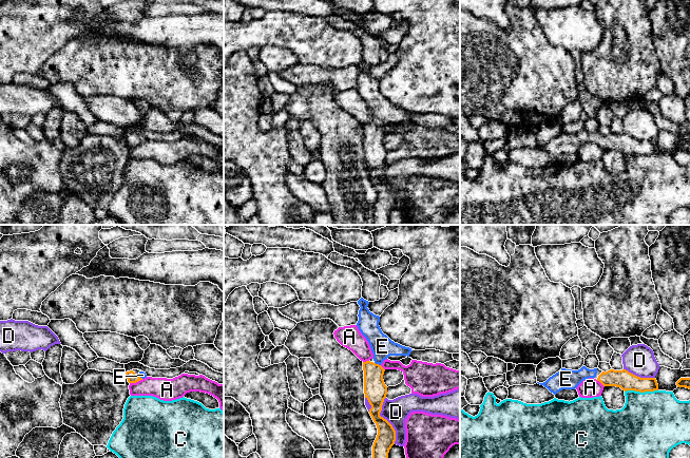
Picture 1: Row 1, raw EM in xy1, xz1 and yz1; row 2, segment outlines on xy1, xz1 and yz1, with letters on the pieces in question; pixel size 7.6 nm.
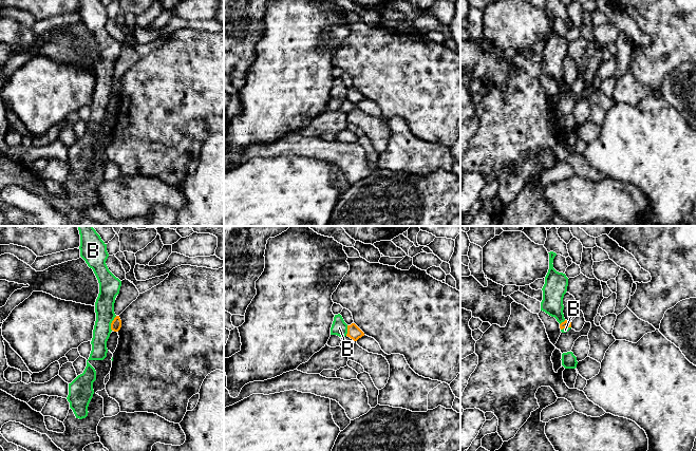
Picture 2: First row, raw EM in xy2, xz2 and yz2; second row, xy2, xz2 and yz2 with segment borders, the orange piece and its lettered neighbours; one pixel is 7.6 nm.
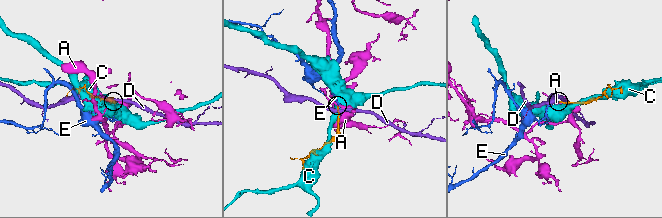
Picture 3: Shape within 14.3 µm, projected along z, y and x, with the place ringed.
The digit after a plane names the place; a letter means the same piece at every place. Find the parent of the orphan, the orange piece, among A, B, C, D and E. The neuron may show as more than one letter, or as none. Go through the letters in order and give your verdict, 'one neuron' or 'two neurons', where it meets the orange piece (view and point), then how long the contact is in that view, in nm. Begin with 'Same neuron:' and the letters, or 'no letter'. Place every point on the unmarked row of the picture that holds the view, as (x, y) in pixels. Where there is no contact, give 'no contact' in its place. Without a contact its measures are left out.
Same neuron: E
A: two neurons; contact xy1 (136, 145); length 110 nm
B: two neurons; contact xy2 (111, 87); length 120 nm
C: two neurons; contact yz1 (640, 155); length 260 nm
D: two neurons; contact xz1 (386, 184); length 360 nm
E: one neuron; contact xz1 (378, 128); length 50 nm

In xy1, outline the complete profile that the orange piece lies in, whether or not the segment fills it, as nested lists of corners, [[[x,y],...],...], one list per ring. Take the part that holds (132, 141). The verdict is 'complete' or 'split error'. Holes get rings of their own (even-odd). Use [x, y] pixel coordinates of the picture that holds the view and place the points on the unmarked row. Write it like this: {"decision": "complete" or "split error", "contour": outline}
{"decision": "split error", "contour": [[[133,134],[127,135],[126,140],[128,142],[129,147],[136,147],[145,141],[147,141],[146,136],[139,135],[138,138],[136,138]]]}

